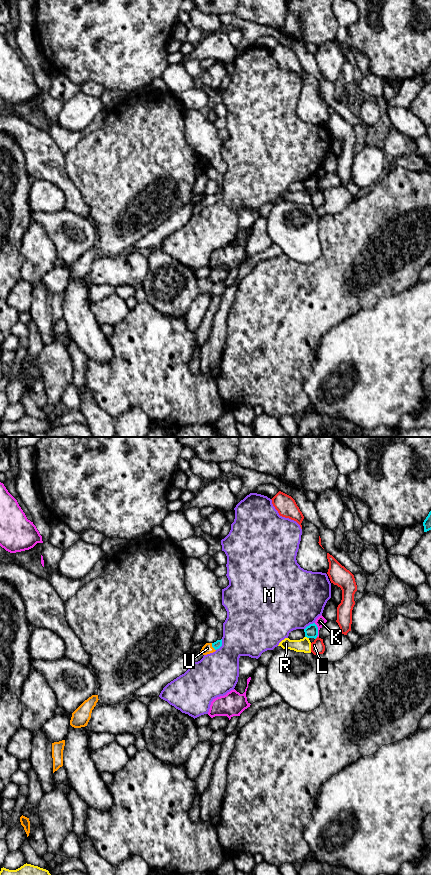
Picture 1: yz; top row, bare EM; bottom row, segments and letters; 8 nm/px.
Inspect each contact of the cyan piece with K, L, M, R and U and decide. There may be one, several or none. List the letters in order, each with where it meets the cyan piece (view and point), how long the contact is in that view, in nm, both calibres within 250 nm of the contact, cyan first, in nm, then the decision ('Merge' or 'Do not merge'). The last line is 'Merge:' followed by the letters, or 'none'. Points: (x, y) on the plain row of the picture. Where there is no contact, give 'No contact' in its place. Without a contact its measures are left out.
K: Touches cyan at yz (317, 182). Shared border 110 nm. Thickness 110 nm (cyan) against 80 nm. Do not merge
L: No contact. Do not merge
M: Touches cyan at yz (221, 197). Shared border 110 nm. Thickness 70 nm (cyan) against 400 nm. Do not merge
R: Touches cyan at yz (307, 189). Shared border 40 nm. Thickness 110 nm (cyan) against 110 nm. Do not merge
U: Touches cyan at yz (212, 198). Shared border 70 nm. Thickness 70 nm (cyan) against 80 nm. Merge
Merge: U

